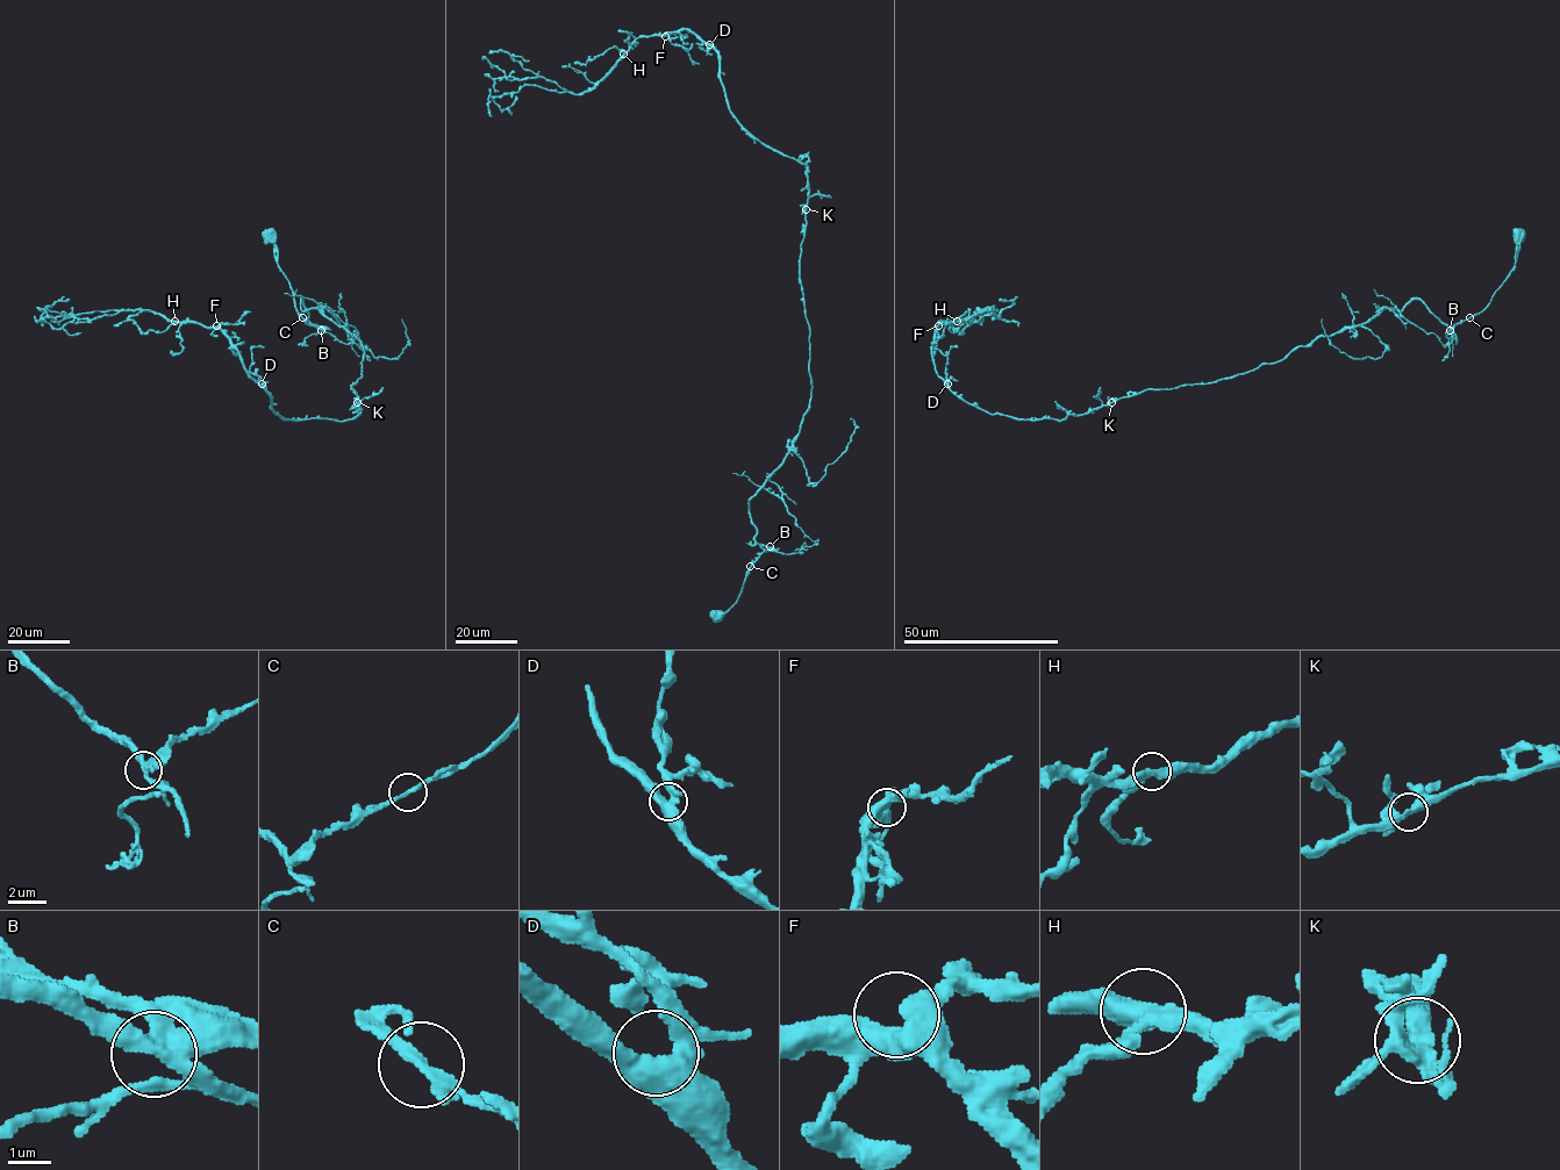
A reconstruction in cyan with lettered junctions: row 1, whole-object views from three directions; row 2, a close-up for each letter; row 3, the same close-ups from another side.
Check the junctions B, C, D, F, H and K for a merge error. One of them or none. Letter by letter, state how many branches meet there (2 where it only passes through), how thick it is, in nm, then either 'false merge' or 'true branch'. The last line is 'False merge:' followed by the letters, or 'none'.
B: 3 branches meet; 380 nm thick; true branch
C: 2 branches meet; 240 nm thick; true branch
D: 3 branches meet; 480 nm thick; true branch
F: 2 branches meet; 440 nm thick; true branch
H: 3 branches meet; 400 nm thick; true branch
K: 2 branches meet; 400 nm thick; true branch
False merge: none

